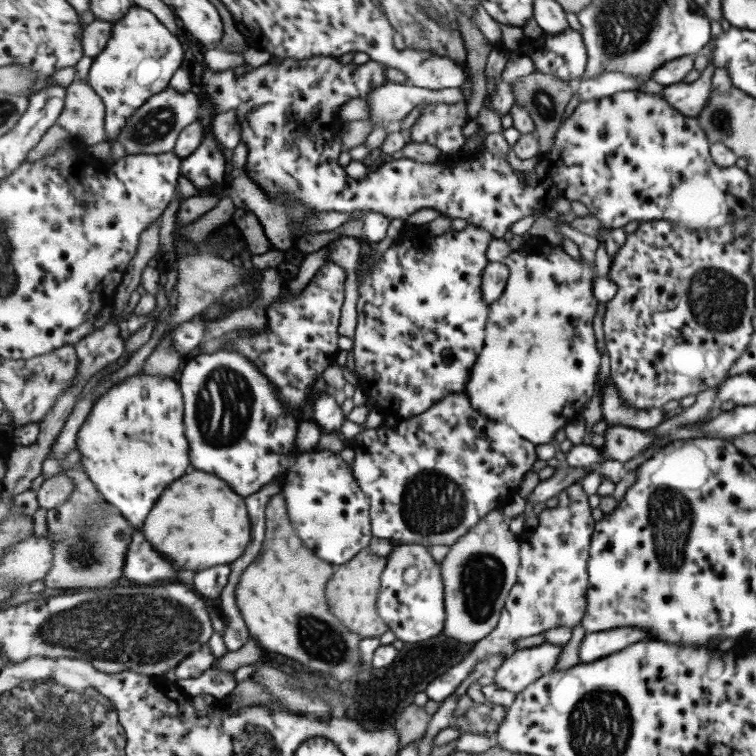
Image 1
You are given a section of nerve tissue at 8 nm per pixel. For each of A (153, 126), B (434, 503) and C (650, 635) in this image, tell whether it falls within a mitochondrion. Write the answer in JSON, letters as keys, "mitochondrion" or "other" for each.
{"A":"mitochondrion","B":"mitochondrion","C":"other"}

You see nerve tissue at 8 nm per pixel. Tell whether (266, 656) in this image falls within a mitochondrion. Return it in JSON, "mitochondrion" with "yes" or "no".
{"mitochondrion":"no"}

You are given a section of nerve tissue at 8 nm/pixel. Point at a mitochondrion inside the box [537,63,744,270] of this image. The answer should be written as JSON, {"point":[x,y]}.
{"point":[720,117]}

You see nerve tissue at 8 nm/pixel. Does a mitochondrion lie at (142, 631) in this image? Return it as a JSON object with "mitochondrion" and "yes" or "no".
{"mitochondrion":"yes"}

